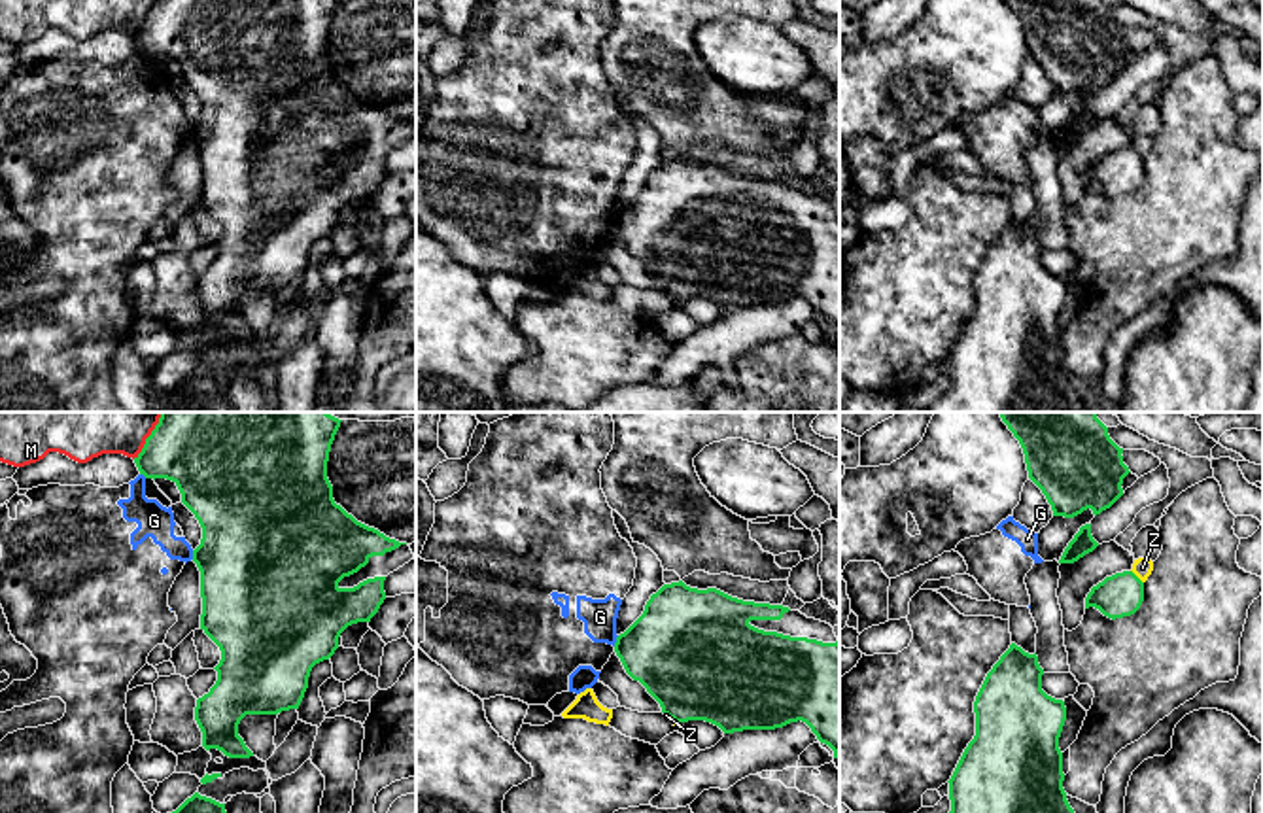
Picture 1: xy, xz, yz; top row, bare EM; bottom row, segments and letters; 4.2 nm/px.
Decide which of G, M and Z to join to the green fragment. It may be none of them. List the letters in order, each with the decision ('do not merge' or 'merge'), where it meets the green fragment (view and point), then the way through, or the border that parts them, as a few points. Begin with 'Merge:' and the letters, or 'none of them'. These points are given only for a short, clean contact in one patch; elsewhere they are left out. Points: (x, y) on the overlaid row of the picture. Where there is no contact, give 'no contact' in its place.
Merge: none of them
G: do not merge | xz (617, 641)
M: do not merge | xy (150, 435)
Z: do not merge | yz (1137, 577) | along yz (1131, 570), (1142, 583)

